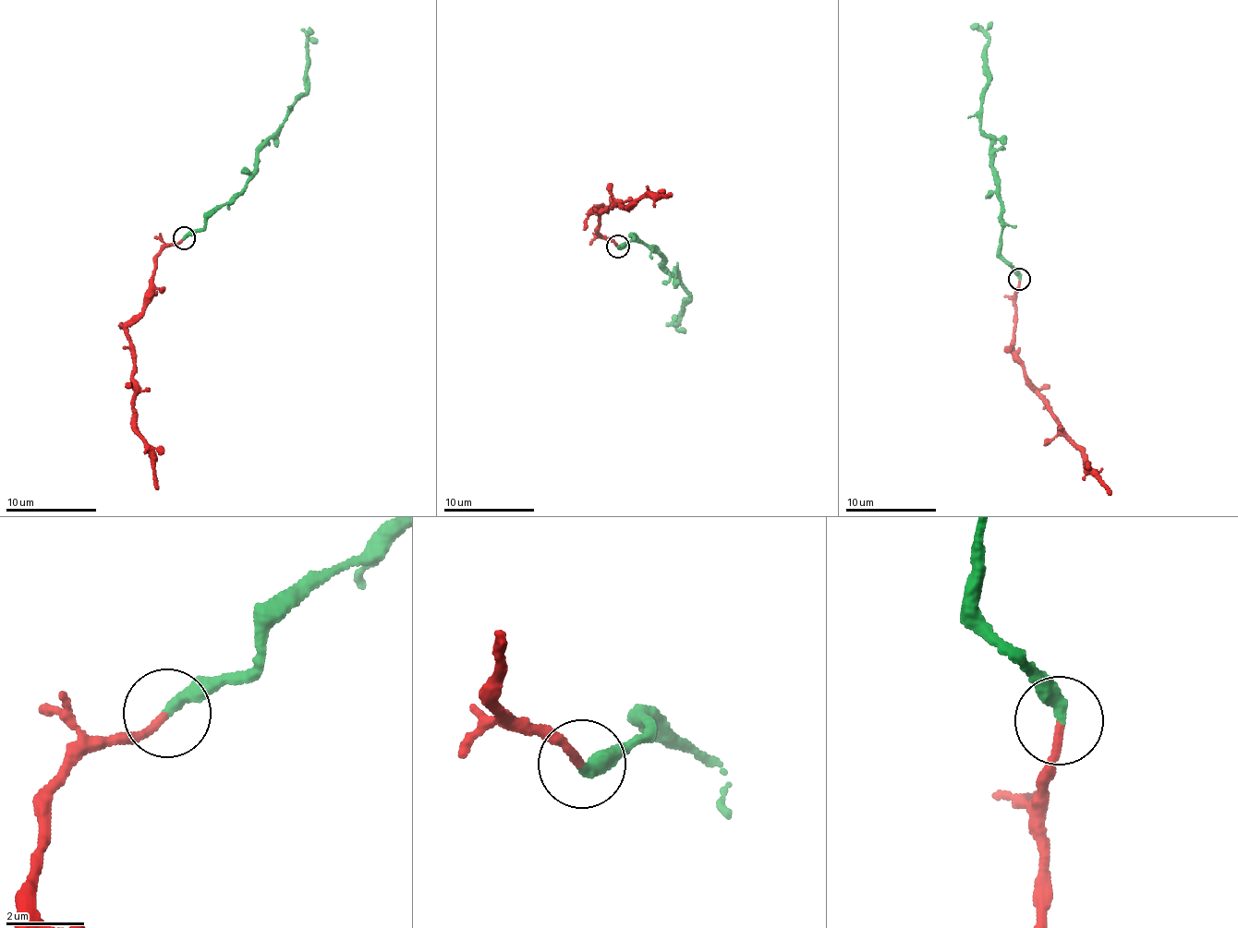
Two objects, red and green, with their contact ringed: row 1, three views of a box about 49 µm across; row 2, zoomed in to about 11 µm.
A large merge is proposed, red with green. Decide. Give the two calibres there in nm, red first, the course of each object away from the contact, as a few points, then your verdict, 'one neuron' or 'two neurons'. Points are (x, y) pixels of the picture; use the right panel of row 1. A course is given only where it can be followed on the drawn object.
calibres 180 and 360 nm; course red (1018, 280), (1013, 355), (1049, 409), (1057, 433), (1082, 451), (1086, 472), (1097, 476), (1110, 493); course green (1018, 280), (1000, 251), (1002, 210), (994, 183), (994, 150), (980, 126), (988, 81), (988, 38), (970, 25); one neuron

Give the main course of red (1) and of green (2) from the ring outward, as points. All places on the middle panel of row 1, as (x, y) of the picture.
1: (617, 246), (597, 230), (603, 205), (592, 210), (613, 200), (628, 207), (644, 194), (673, 194)
2: (617, 246), (636, 236), (663, 257), (659, 266), (666, 273), (678, 269), (688, 295), (676, 324), (675, 315)

